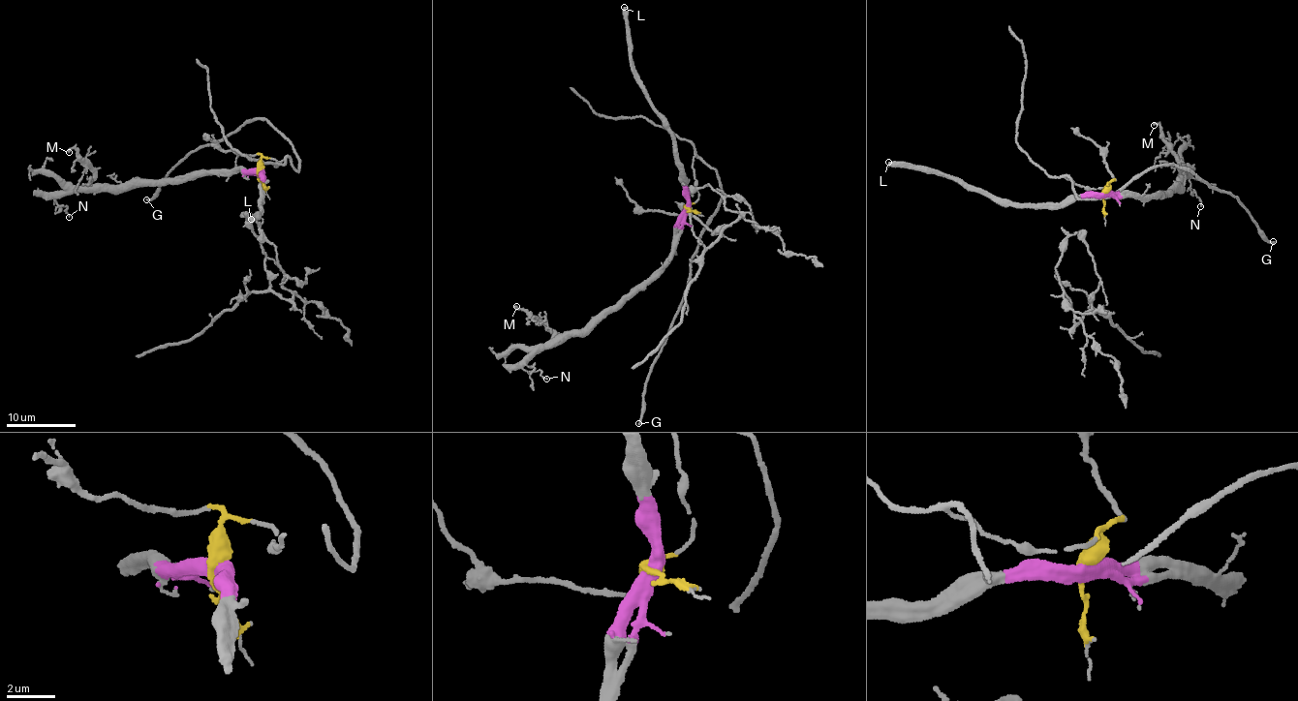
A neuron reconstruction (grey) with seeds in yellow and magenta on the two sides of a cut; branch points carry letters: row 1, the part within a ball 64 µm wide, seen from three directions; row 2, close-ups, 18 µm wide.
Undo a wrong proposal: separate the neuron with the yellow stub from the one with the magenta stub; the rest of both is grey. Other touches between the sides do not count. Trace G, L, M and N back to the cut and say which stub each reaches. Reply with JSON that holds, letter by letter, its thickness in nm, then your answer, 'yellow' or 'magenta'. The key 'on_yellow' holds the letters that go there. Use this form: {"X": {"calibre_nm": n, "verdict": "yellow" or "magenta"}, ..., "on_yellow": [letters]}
{"G": {"calibre_nm": 200, "verdict": "yellow"}, "L": {"calibre_nm": 460, "verdict": "magenta"}, "M": {"calibre_nm": 190, "verdict": "magenta"}, "N": {"calibre_nm": 100, "verdict": "magenta"}, "on_yellow": ["G"]}

